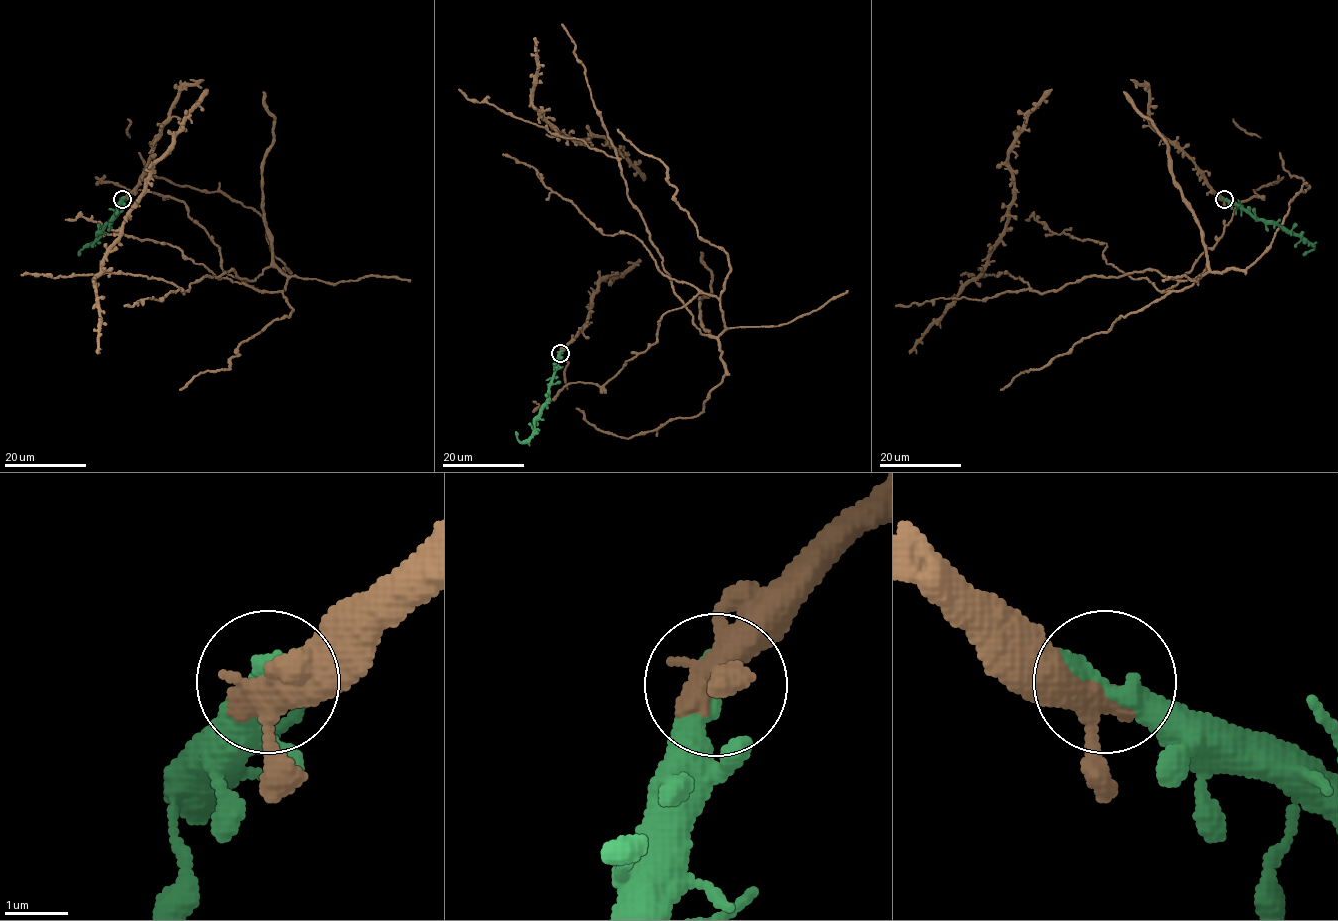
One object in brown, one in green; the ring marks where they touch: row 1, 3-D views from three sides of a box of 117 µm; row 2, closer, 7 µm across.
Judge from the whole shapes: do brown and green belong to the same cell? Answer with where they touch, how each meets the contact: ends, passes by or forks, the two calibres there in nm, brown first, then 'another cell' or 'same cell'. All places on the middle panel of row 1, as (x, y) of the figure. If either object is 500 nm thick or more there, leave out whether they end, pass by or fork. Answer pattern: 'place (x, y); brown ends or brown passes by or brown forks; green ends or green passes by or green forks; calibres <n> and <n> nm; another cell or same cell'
place (560, 353); brown passes by; green ends; calibres 440 and 400 nm; same cell

